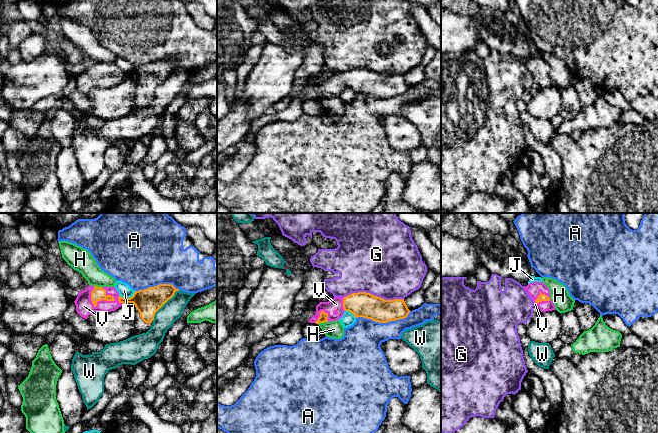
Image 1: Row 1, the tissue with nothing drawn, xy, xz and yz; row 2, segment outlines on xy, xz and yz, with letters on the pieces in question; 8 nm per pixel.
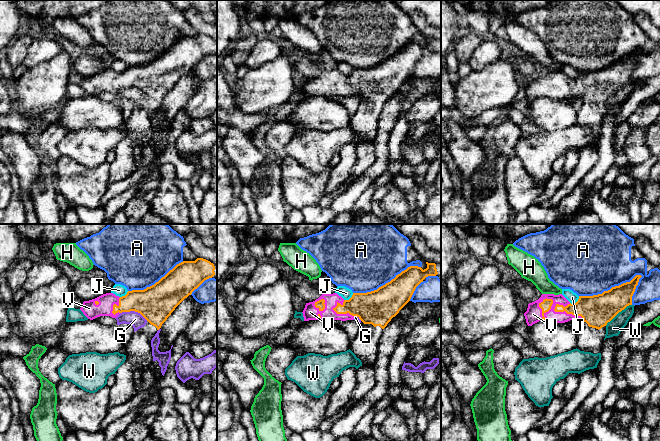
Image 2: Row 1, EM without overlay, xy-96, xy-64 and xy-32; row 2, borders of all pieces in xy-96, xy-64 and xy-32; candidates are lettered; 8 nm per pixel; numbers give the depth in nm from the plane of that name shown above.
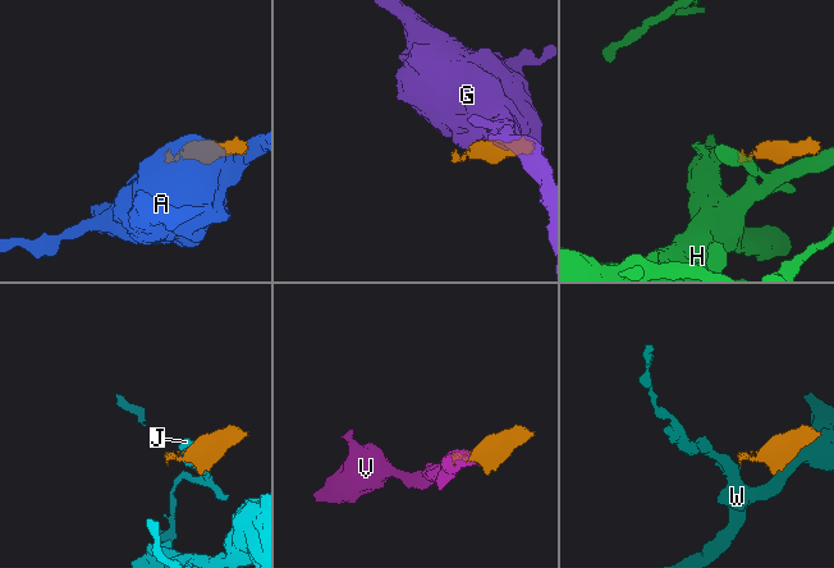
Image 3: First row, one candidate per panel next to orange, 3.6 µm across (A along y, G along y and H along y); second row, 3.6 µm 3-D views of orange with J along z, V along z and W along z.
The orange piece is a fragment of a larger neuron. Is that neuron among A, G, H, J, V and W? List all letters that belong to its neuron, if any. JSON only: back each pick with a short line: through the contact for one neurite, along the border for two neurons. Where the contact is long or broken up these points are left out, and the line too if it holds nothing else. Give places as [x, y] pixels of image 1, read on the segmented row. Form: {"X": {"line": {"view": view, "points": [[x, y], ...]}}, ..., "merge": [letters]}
{"V": {"line": {"view": "xy", "points": [[98, 293], [97, 301], [95, 306], [84, 306]]}}, "merge": ["V"]}

